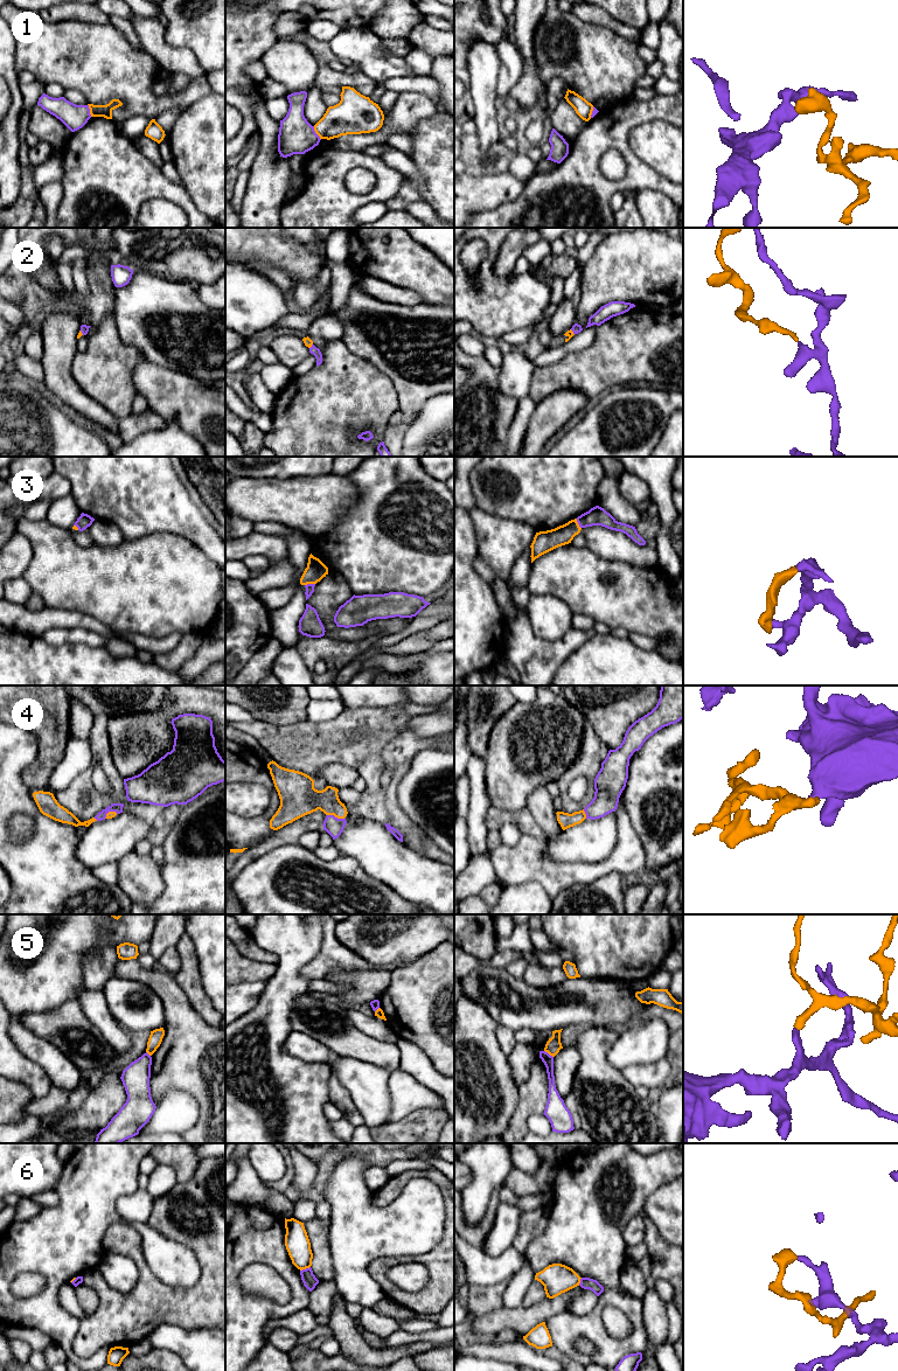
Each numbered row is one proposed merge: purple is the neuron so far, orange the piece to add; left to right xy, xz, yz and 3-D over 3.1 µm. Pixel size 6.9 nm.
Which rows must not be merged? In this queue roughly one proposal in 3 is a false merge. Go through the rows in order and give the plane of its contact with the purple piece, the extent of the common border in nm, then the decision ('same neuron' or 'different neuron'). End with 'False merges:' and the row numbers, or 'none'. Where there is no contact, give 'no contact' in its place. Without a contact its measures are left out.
1: meets purple in xz; contact 110 nm long; different neuron
2: meets purple in yz; contact 50 nm long; same neuron
3: meets purple in xz; contact 70 nm long; same neuron
4: meets purple in xz; contact 120 nm long; same neuron
5: meets purple in yz; contact 80 nm long; different neuron
6: meets purple in xz; contact 80 nm long; different neuron
False merges: 1, 5, 6

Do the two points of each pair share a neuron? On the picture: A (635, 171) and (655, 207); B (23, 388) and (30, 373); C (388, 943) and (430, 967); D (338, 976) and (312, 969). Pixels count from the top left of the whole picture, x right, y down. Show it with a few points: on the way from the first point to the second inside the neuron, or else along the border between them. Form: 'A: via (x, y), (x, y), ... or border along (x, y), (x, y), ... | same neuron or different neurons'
A: border along (647, 188), (635, 192) | different neurons
B: border along (23, 376), (37, 387) | different neurons
C: border along (438, 945), (397, 967) | different neurons
D: border along (355, 971), (332, 971), (325, 978) | different neurons

